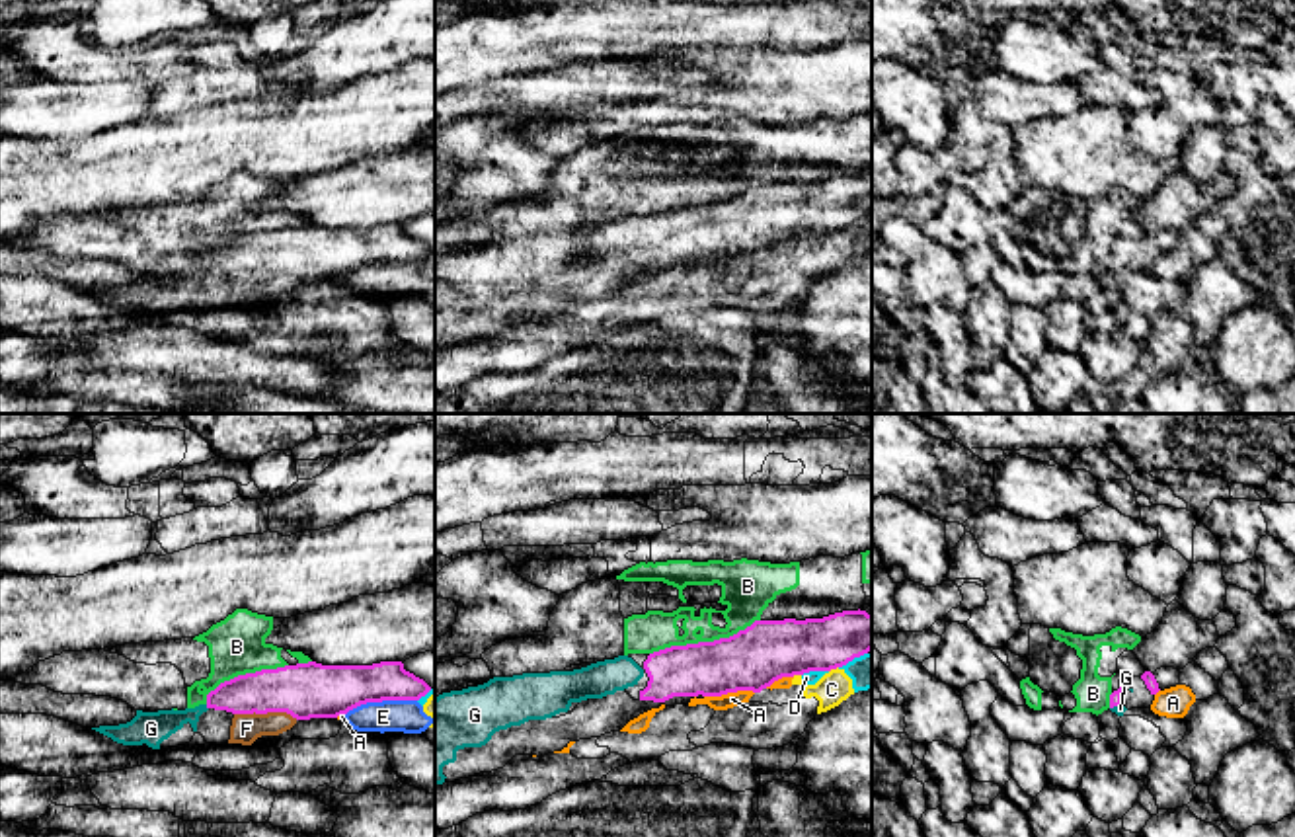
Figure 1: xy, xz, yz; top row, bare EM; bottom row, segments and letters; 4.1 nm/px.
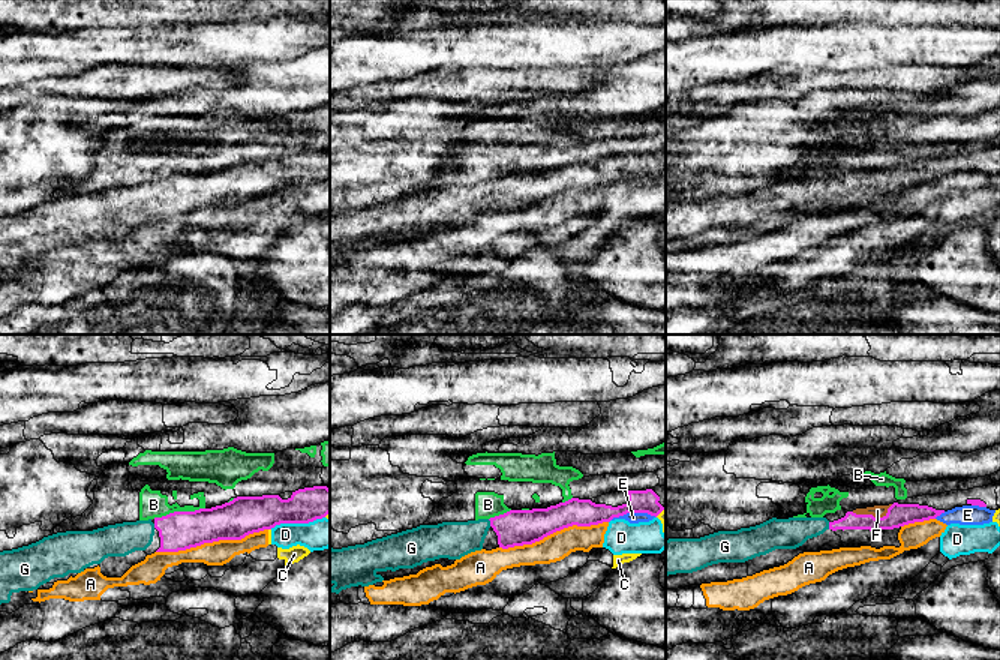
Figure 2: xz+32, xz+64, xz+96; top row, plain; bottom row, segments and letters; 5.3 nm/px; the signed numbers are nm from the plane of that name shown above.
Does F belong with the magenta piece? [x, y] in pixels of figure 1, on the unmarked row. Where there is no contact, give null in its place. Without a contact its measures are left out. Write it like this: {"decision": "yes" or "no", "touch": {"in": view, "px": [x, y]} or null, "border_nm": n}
{"decision": "yes", "touch": {"in": "xy", "px": [266, 276]}, "border_nm": 260}

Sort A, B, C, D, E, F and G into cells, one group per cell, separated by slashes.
A C D E / B / F G

